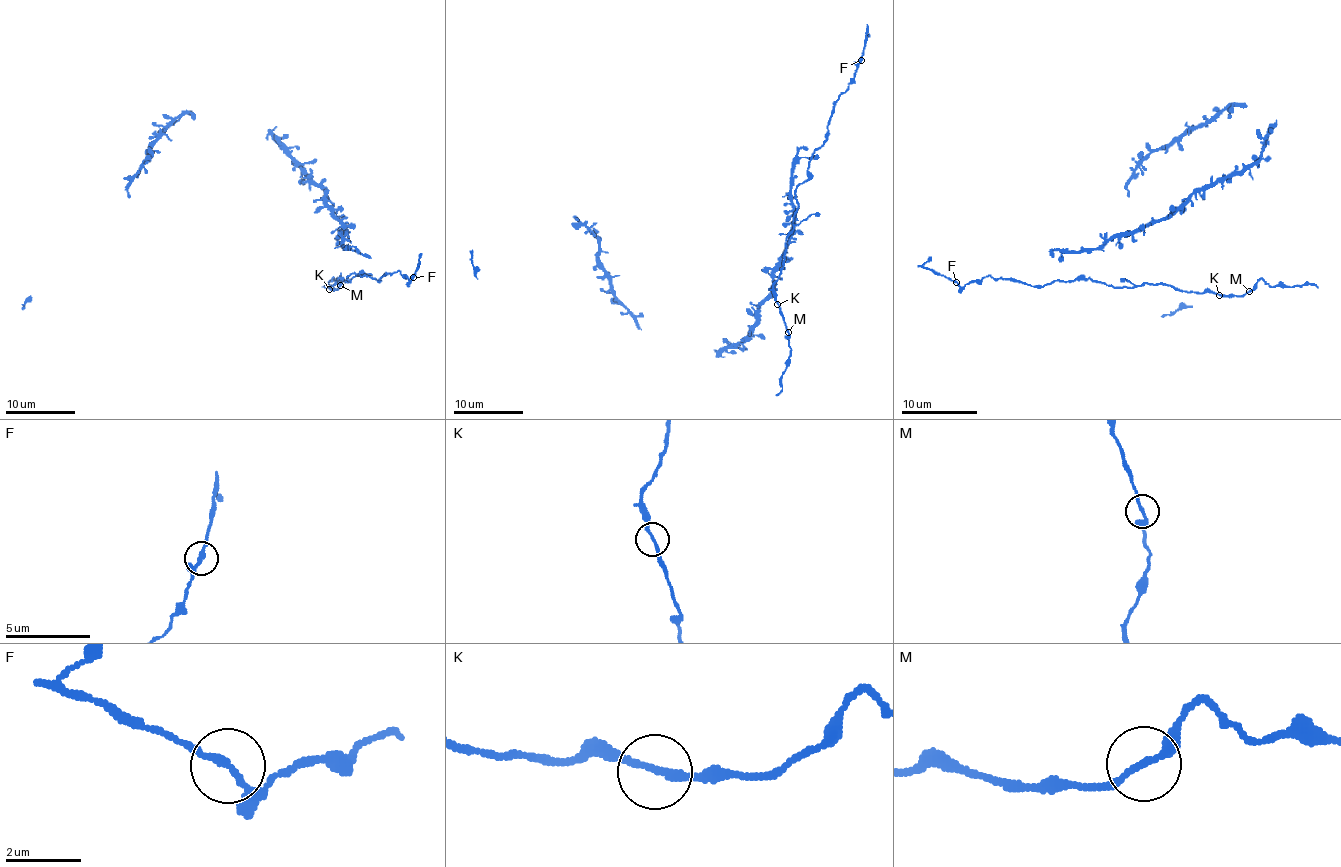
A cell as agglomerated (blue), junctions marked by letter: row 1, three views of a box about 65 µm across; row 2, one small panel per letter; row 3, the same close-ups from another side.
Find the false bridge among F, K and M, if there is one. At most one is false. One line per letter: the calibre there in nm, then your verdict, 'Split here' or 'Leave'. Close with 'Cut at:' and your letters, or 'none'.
F: Thickness 180 nm. Leave
K: Thickness 180 nm. Leave
M: Thickness 200 nm. Leave
Cut at: none

